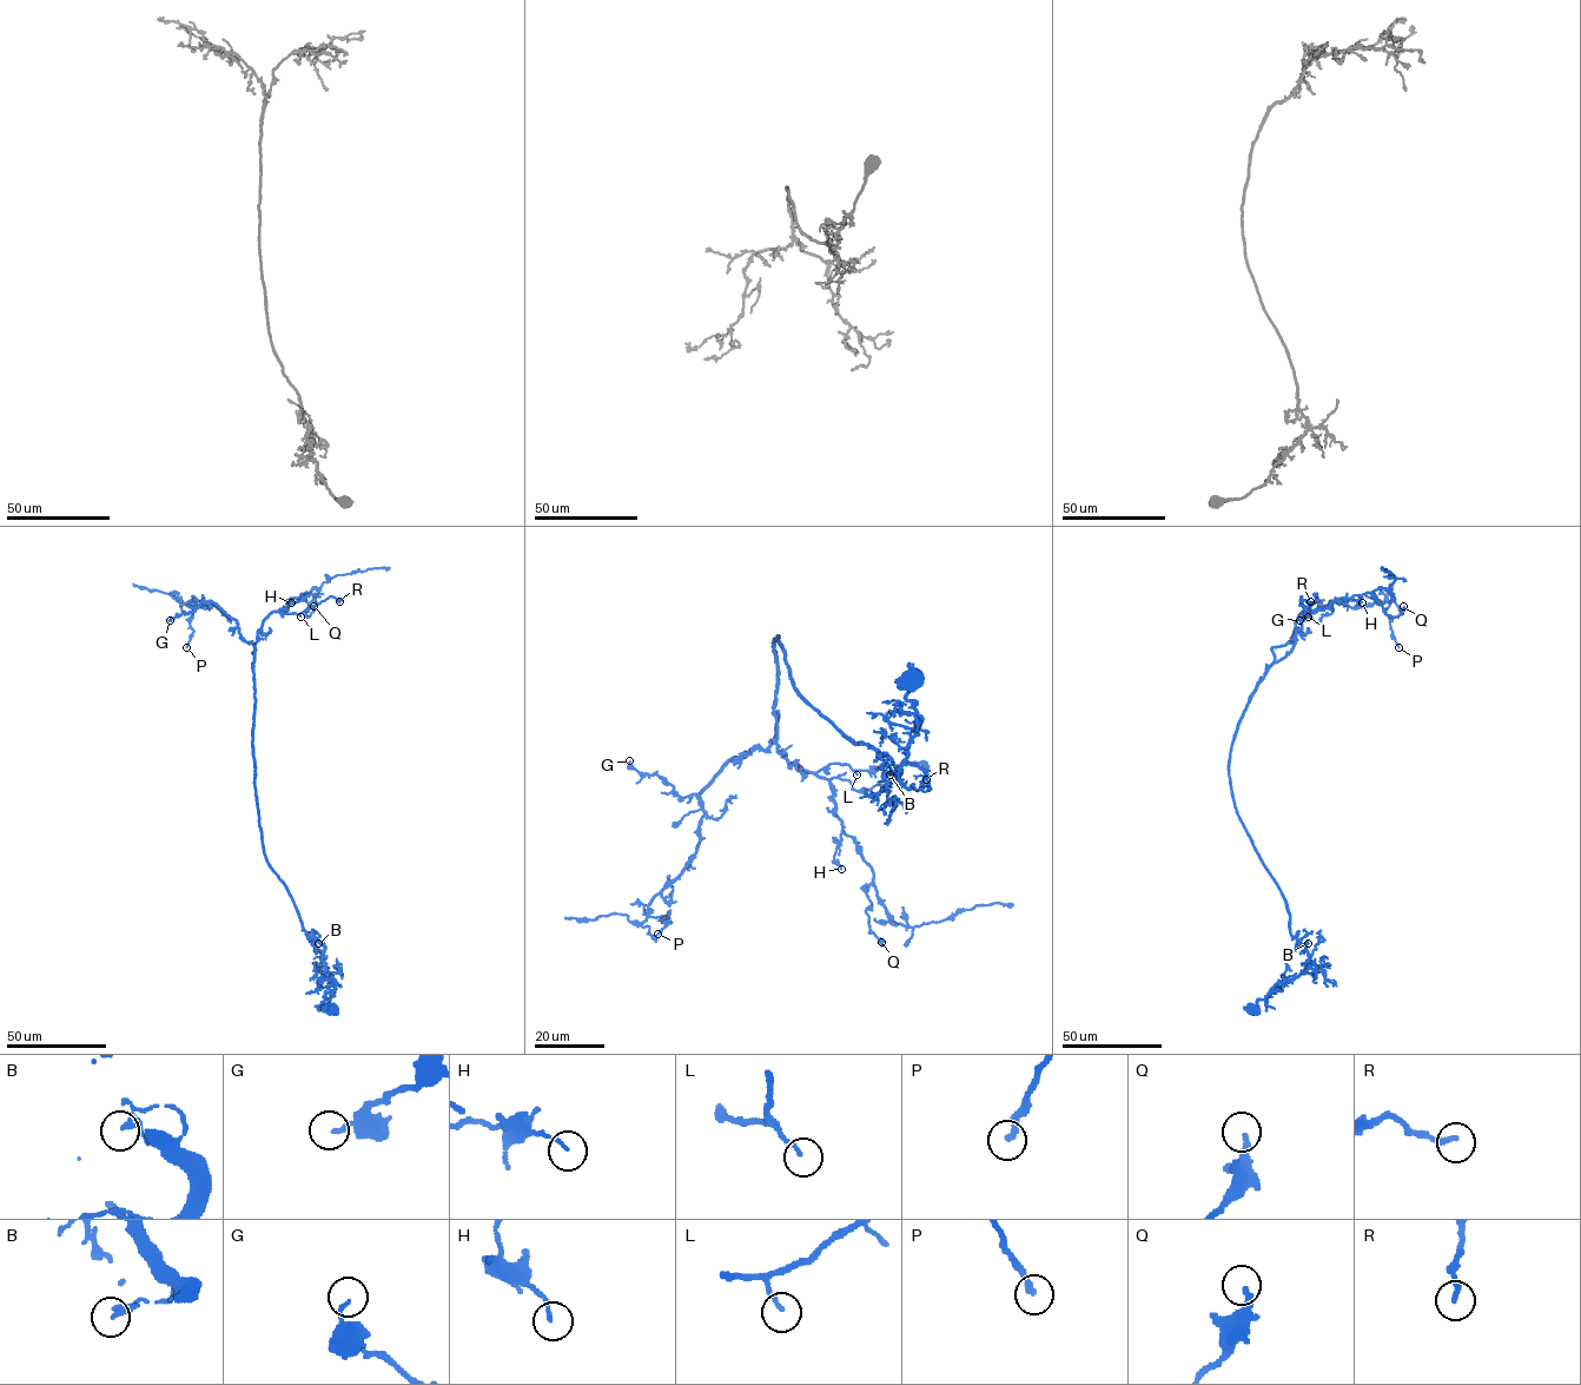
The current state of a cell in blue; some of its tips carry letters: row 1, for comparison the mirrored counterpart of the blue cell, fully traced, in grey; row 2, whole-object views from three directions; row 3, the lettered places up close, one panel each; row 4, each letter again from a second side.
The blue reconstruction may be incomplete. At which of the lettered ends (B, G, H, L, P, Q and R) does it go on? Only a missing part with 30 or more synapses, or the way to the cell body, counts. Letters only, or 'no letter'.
no letter

